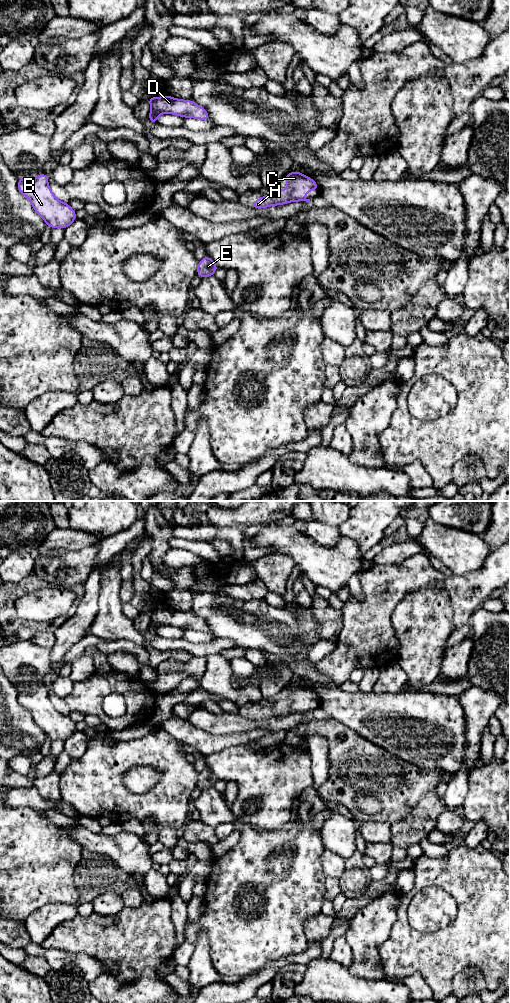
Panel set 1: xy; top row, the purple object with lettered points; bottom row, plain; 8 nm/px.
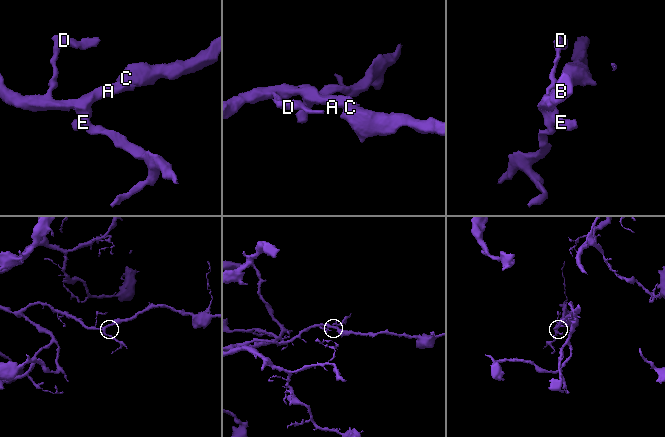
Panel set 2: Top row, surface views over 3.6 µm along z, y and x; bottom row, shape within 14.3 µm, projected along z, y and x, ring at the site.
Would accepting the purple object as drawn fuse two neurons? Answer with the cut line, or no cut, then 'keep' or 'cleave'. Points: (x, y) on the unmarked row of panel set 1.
cut none; keep

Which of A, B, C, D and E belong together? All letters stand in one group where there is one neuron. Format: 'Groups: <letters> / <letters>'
Groups: A B C D E

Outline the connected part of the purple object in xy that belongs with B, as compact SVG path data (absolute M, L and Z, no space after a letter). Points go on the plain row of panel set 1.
M46 685L39 686L33 692L24 692L21 689L17 689L17 692L20 705L31 713L34 723L48 738L65 741L76 732L76 724L70 717L53 707Z

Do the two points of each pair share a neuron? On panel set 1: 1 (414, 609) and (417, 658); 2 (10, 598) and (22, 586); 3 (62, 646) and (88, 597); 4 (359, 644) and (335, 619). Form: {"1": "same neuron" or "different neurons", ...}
{"1": "same neuron", "2": "same neuron", "3": "same neuron", "4": "different neurons"}

